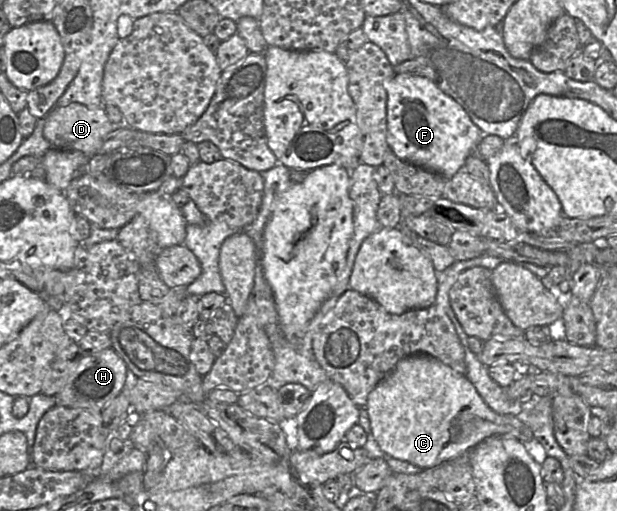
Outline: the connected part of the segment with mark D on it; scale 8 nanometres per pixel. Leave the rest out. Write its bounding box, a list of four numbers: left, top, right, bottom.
[44,103,124,156]

